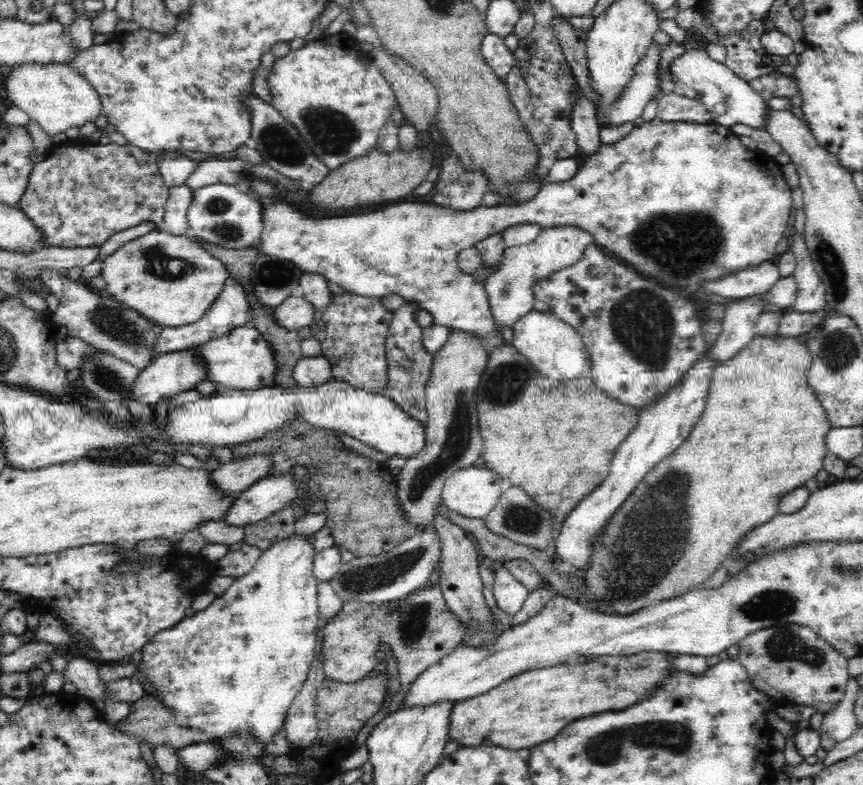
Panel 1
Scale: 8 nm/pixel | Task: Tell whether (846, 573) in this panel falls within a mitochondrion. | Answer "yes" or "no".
yes

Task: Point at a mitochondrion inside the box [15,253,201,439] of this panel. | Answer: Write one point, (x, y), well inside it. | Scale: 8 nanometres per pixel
(111, 319)

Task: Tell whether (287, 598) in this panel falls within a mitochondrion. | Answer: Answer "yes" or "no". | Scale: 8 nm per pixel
no

